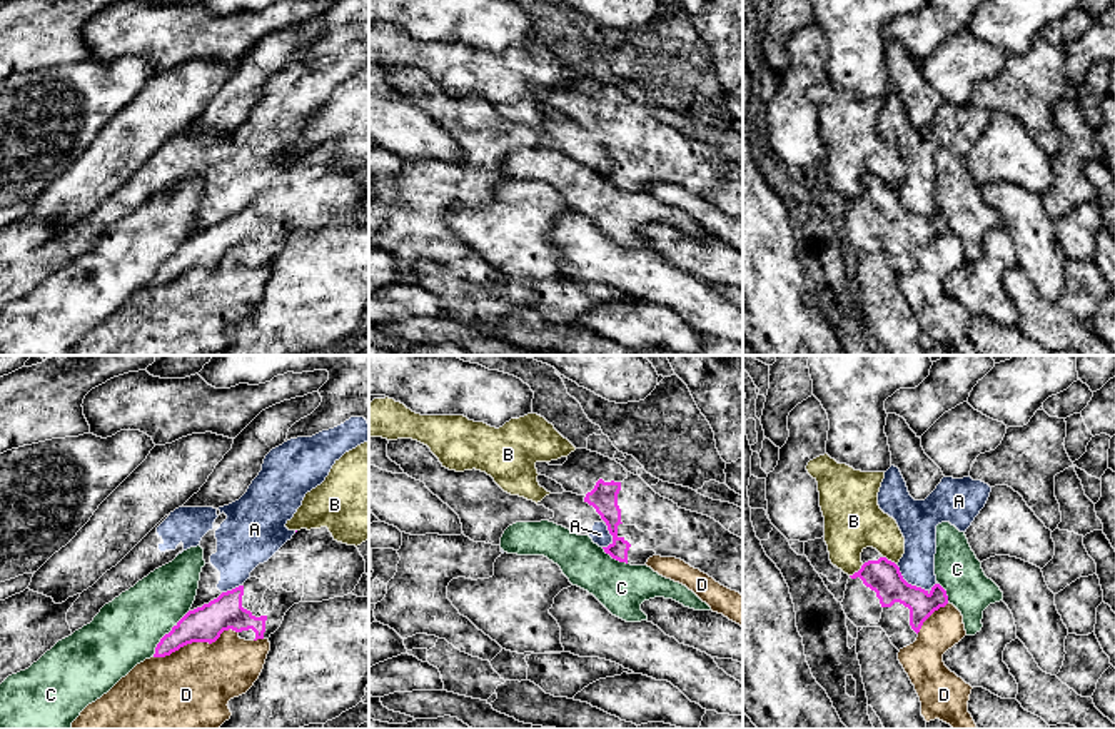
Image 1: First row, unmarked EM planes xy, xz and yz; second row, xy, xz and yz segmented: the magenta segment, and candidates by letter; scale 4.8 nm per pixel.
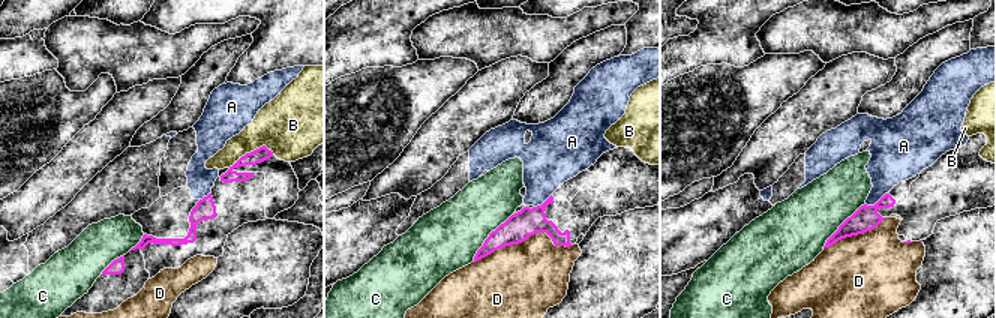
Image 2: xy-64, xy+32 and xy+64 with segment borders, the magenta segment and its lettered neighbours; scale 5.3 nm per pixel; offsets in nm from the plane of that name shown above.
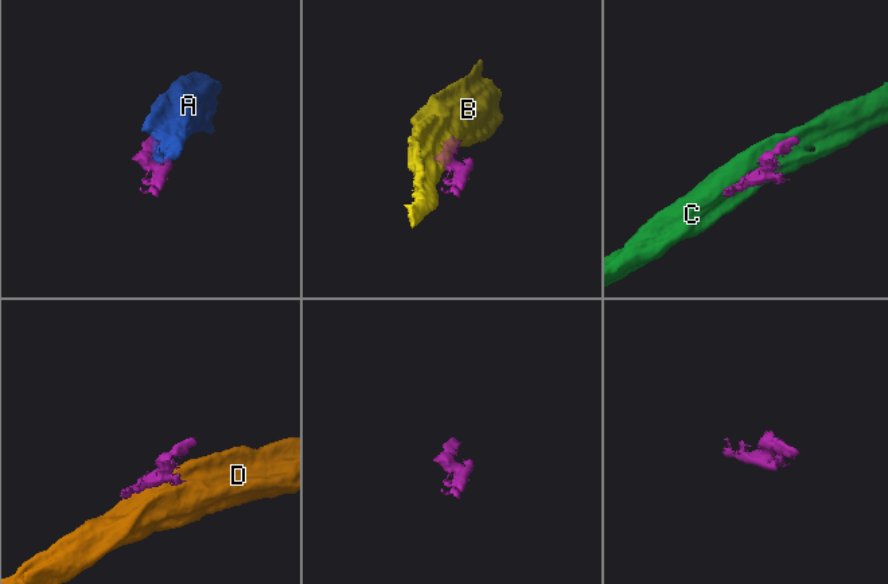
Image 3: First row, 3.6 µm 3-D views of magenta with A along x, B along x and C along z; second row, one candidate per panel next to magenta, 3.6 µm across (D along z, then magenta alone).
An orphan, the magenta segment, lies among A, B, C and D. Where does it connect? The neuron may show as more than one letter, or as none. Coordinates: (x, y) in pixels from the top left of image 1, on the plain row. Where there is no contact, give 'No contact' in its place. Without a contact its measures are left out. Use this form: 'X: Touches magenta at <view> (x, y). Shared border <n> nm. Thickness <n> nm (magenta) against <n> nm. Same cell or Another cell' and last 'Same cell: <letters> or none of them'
A: Touches magenta at yz (910, 211). Shared border 200 nm. Thickness 160 nm (magenta) against 170 nm. Another cell
B: Touches magenta at yz (858, 197). Shared border 90 nm. Thickness 160 nm (magenta) against 280 nm. Another cell
C: Touches magenta at xy (169, 259). Shared border 300 nm. Thickness 180 nm (magenta) against 320 nm. Another cell
D: Touches magenta at xy (196, 267). Shared border 420 nm. Thickness 180 nm (magenta) against 400 nm. Another cell
Same cell: none of them

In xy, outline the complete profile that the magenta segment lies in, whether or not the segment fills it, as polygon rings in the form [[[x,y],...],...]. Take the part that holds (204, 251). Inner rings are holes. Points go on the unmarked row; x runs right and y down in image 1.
[[[257,204],[247,205],[242,212],[222,219],[217,225],[189,237],[155,274],[154,284],[165,284],[192,269],[215,269],[224,257],[255,259],[264,265],[267,242],[259,237],[269,214]]]

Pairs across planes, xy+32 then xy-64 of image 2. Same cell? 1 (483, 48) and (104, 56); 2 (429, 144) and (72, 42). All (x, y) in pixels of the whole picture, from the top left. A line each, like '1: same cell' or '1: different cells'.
1: same cell
2: different cells

